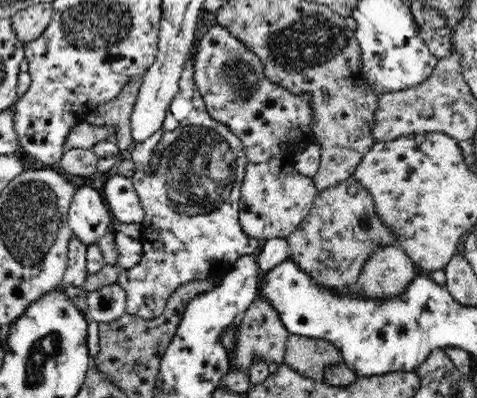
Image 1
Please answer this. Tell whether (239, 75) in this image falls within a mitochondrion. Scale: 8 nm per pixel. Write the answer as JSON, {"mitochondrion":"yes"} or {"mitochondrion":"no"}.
{"mitochondrion":"yes"}

